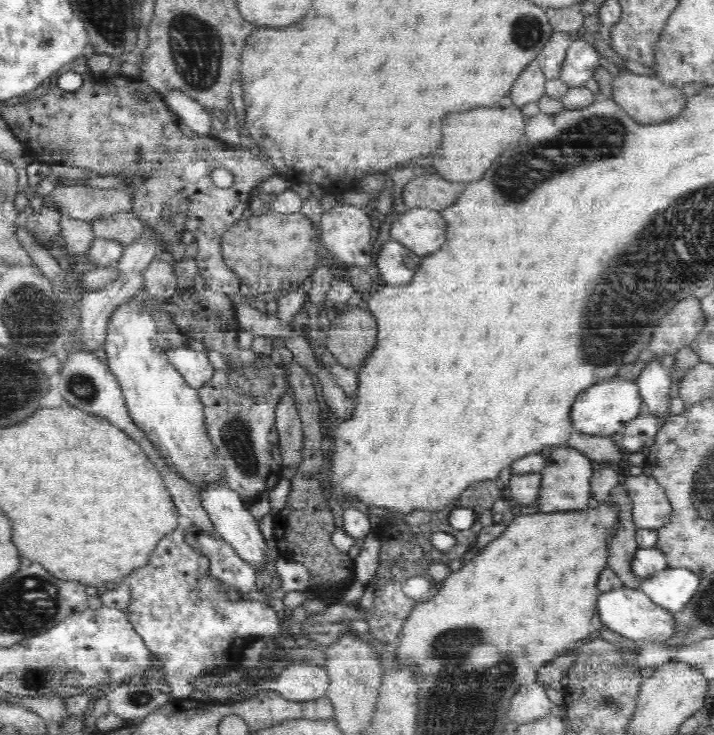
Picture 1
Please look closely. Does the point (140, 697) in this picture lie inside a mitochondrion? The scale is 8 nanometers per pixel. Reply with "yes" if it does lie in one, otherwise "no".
yes

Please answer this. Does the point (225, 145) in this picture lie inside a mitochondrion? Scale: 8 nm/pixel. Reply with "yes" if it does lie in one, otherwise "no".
no

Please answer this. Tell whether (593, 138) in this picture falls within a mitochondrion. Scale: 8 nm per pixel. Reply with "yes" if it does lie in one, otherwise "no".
yes

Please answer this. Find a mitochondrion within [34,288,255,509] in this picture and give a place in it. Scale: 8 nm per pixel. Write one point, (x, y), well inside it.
(81, 387)

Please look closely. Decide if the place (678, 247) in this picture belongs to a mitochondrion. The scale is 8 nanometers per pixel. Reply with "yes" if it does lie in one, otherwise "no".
yes

